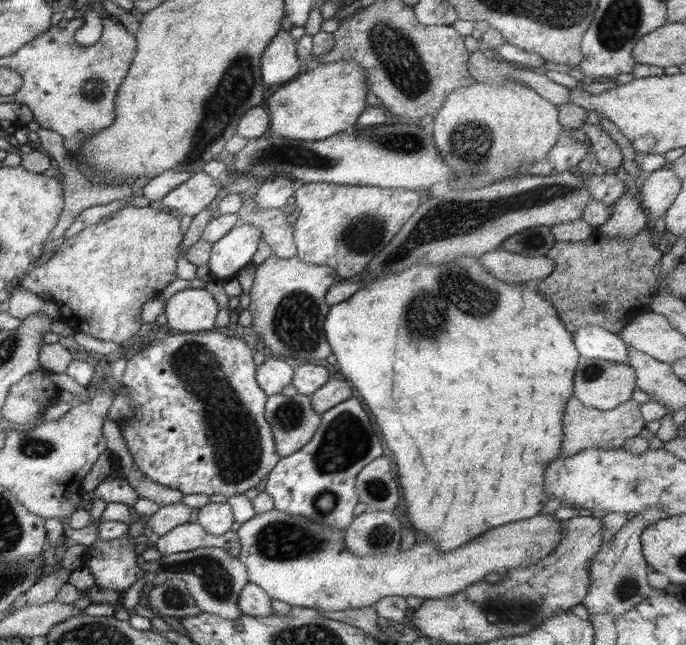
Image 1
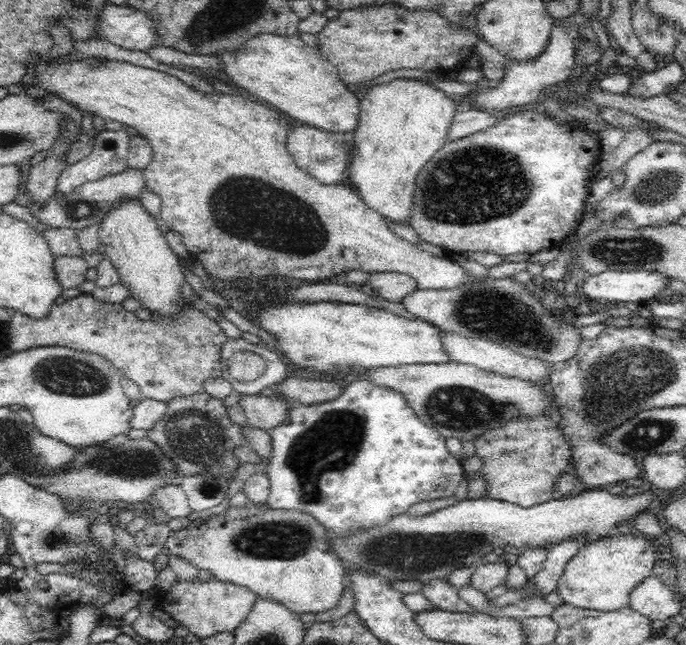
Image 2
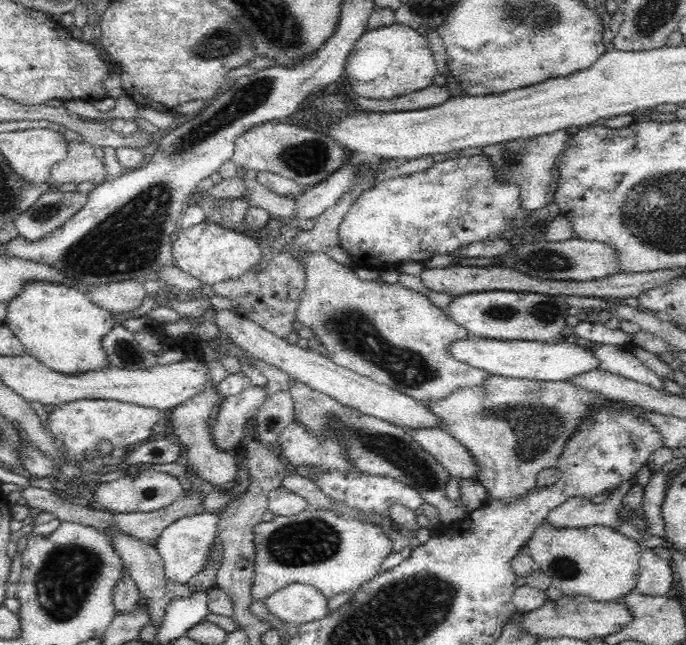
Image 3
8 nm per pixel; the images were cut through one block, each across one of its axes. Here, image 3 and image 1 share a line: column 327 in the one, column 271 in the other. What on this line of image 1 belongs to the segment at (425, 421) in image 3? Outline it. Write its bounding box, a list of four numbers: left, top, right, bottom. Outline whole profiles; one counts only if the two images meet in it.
[254,357,293,397]

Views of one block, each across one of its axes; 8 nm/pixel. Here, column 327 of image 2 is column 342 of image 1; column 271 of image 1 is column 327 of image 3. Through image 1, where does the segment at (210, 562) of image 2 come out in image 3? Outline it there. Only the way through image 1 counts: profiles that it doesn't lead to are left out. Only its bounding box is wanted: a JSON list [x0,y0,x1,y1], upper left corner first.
[250,507,392,603]

